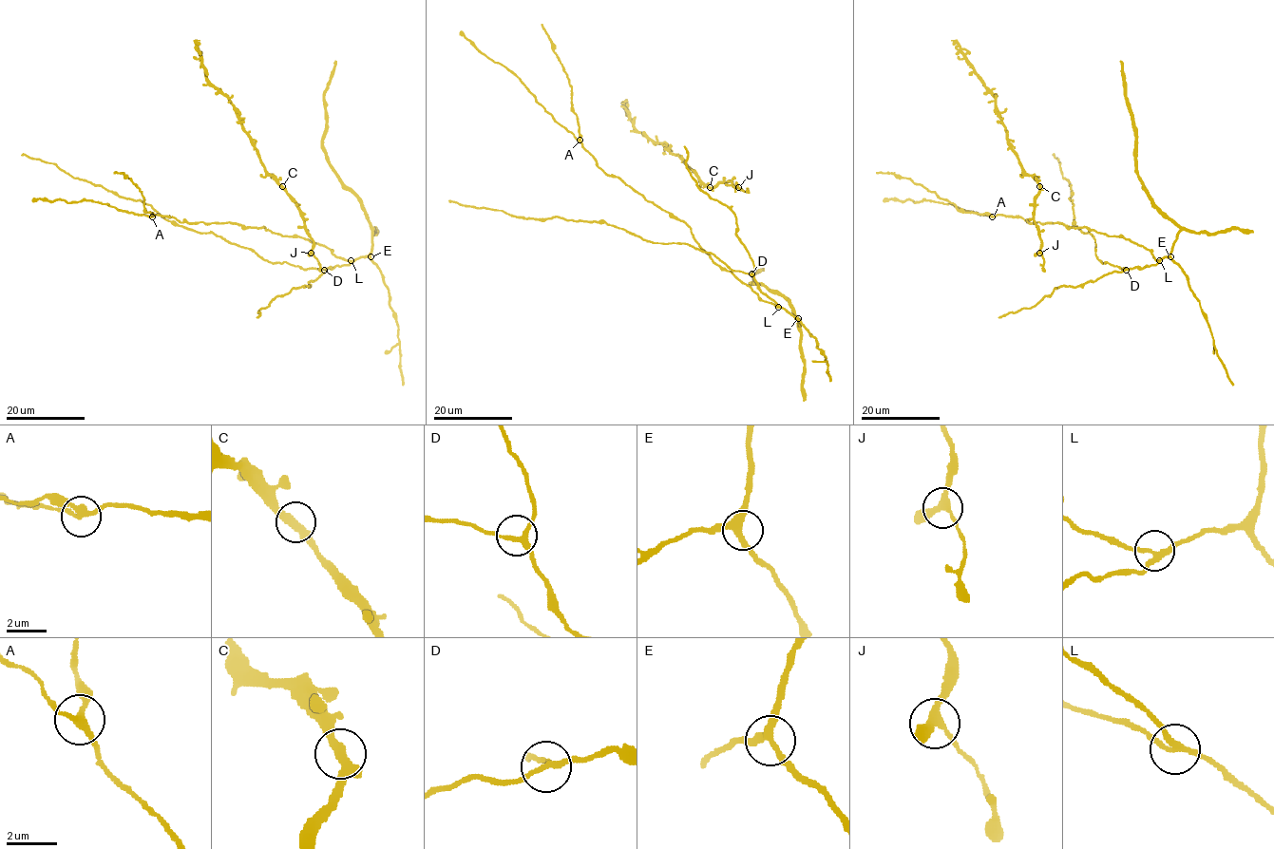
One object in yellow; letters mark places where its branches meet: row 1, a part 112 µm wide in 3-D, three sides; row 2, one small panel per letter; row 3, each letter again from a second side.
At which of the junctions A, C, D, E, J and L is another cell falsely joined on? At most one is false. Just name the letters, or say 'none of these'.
none of these

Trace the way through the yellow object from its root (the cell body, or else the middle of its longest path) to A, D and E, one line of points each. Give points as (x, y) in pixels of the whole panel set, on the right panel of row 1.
A: (1156, 263), (1159, 260), (1149, 250), (1123, 237), (1058, 222), (993, 216)
D: (1156, 263), (1126, 270)
E: (1156, 263), (1164, 256), (1170, 256)

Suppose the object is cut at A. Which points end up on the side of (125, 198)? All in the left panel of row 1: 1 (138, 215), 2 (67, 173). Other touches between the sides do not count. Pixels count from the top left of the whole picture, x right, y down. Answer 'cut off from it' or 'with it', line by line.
1: cut off from it
2: with it

